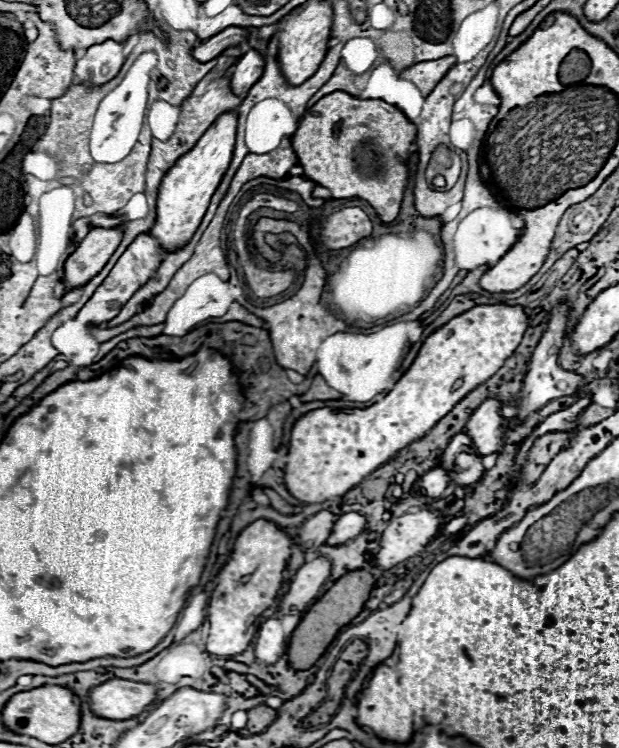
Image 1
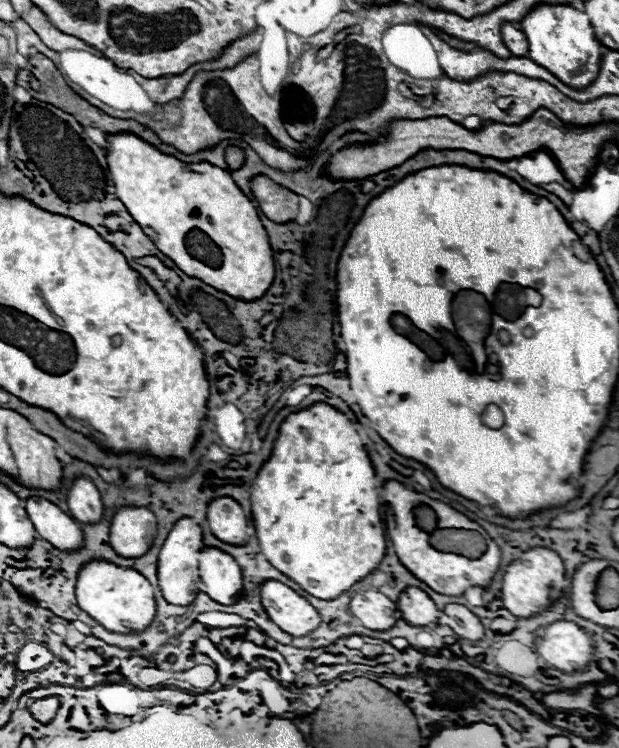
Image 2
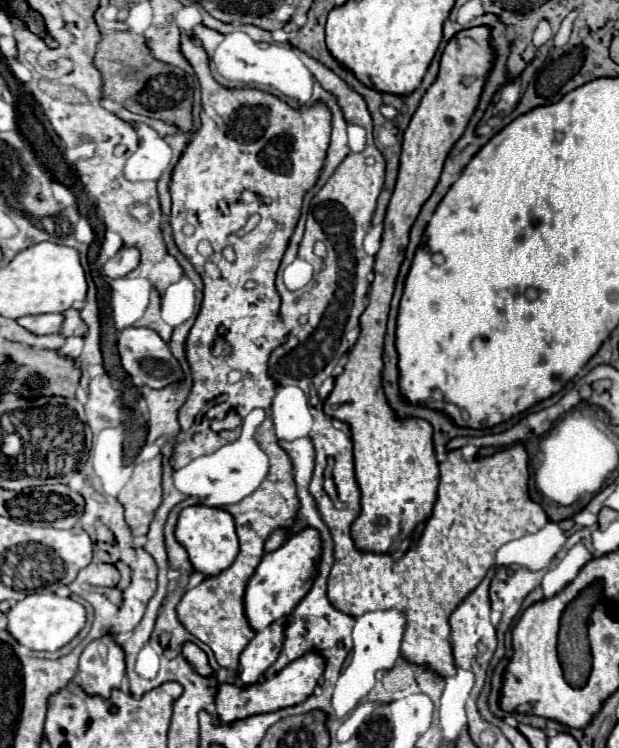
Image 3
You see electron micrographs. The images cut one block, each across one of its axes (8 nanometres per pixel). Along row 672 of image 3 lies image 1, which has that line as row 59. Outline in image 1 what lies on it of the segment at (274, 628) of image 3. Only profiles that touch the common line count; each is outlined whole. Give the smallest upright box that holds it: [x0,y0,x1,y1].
[230,50,264,96]

